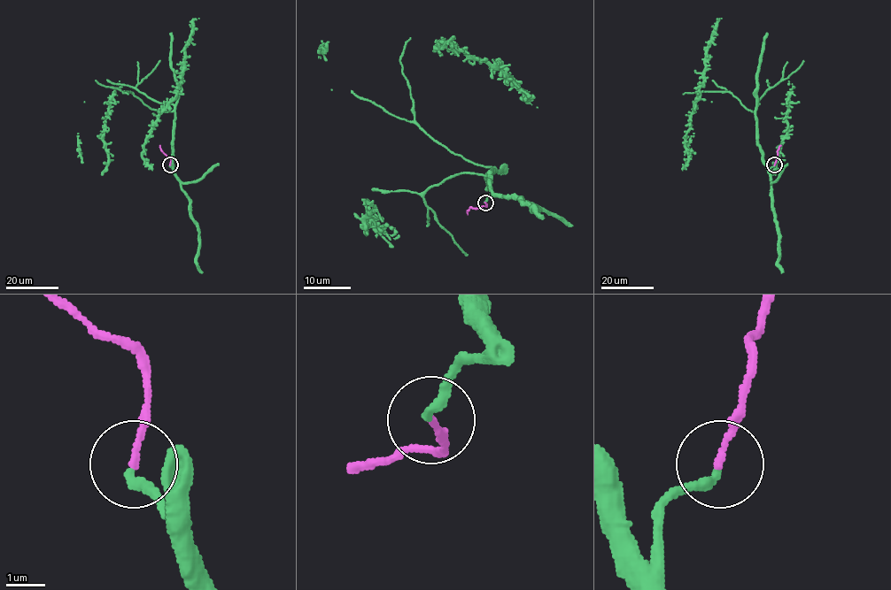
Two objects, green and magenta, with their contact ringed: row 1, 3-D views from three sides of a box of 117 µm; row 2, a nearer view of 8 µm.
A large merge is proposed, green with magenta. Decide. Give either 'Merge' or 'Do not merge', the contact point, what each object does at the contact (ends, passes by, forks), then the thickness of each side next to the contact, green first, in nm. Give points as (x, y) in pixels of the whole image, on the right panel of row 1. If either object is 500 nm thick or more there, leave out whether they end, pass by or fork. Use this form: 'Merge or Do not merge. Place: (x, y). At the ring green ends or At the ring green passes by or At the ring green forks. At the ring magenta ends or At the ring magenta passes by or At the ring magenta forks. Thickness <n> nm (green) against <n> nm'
Do not merge. Place: (774, 164). At the ring green ends. At the ring magenta ends. Thickness 240 nm (green) against 150 nm

